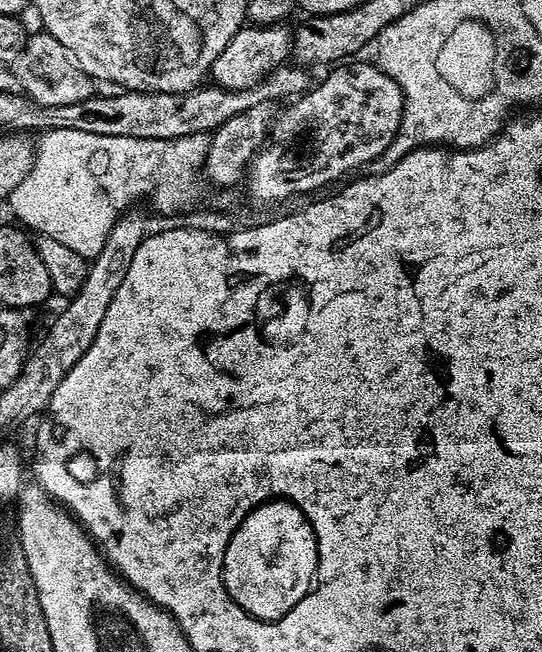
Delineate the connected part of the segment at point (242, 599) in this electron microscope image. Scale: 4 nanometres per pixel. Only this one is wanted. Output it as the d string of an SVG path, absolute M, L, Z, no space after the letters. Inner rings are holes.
M272 492L272 496L264 496L264 500L256 500L236 524L232 524L232 532L228 532L228 540L224 540L224 549L220 552L220 565L227 569L230 554L235 552L261 552L262 555L252 564L252 572L257 576L257 588L252 588L248 596L240 594L234 586L230 587L227 579L220 583L220 592L230 596L228 604L236 604L240 608L240 616L244 620L252 620L252 624L284 624L312 592L320 592L320 532L316 532L316 524L312 524L312 516L304 512L304 504L300 500L292 500L288 492Z

